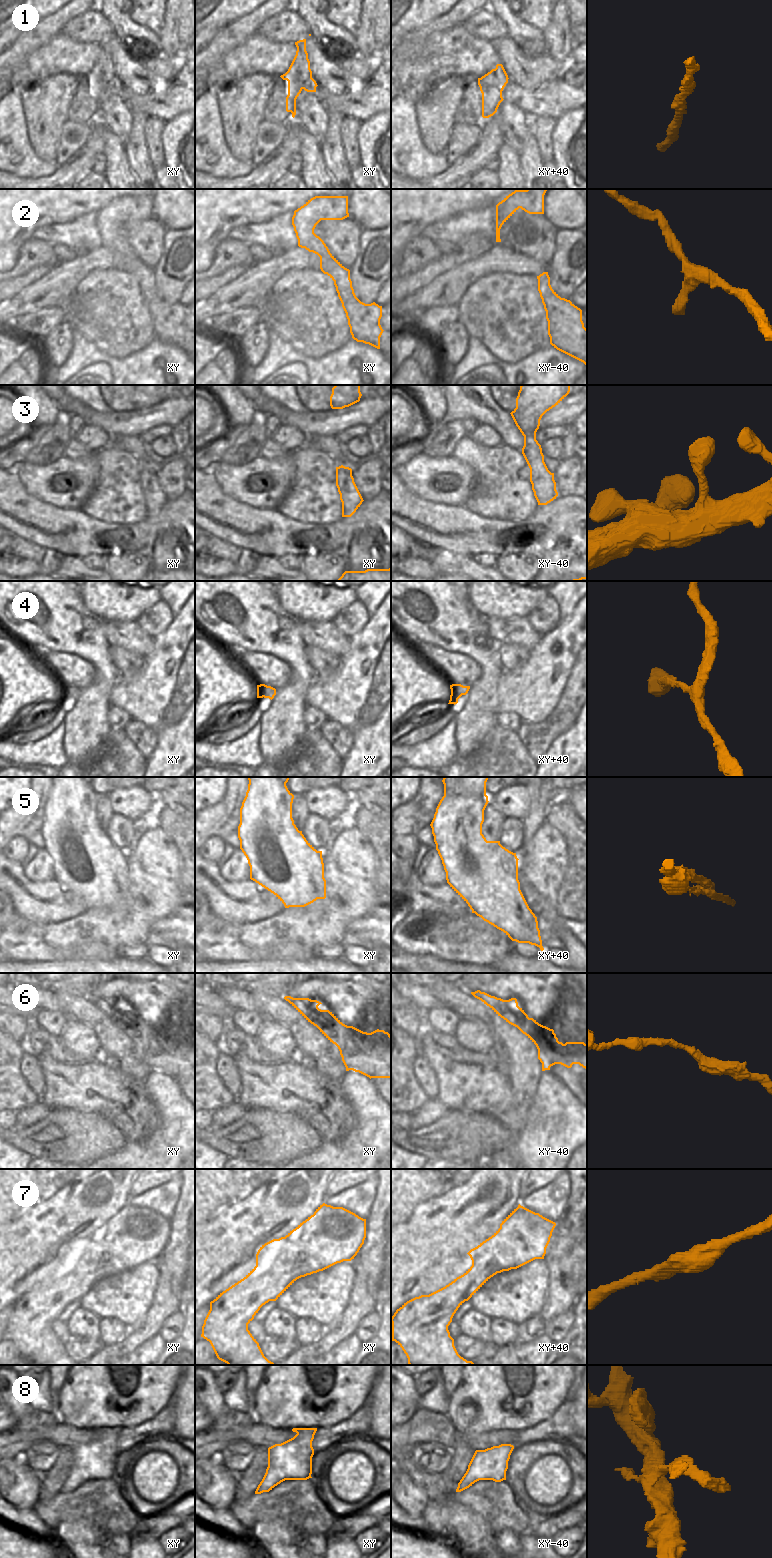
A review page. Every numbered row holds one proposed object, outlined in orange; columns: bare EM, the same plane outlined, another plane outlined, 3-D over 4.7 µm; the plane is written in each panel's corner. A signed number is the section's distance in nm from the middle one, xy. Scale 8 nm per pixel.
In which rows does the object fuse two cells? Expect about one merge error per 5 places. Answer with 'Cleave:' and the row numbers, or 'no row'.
Cleave: 5

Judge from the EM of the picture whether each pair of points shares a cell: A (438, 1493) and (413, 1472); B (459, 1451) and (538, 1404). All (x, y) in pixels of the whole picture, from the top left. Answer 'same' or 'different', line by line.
A: same
B: different

